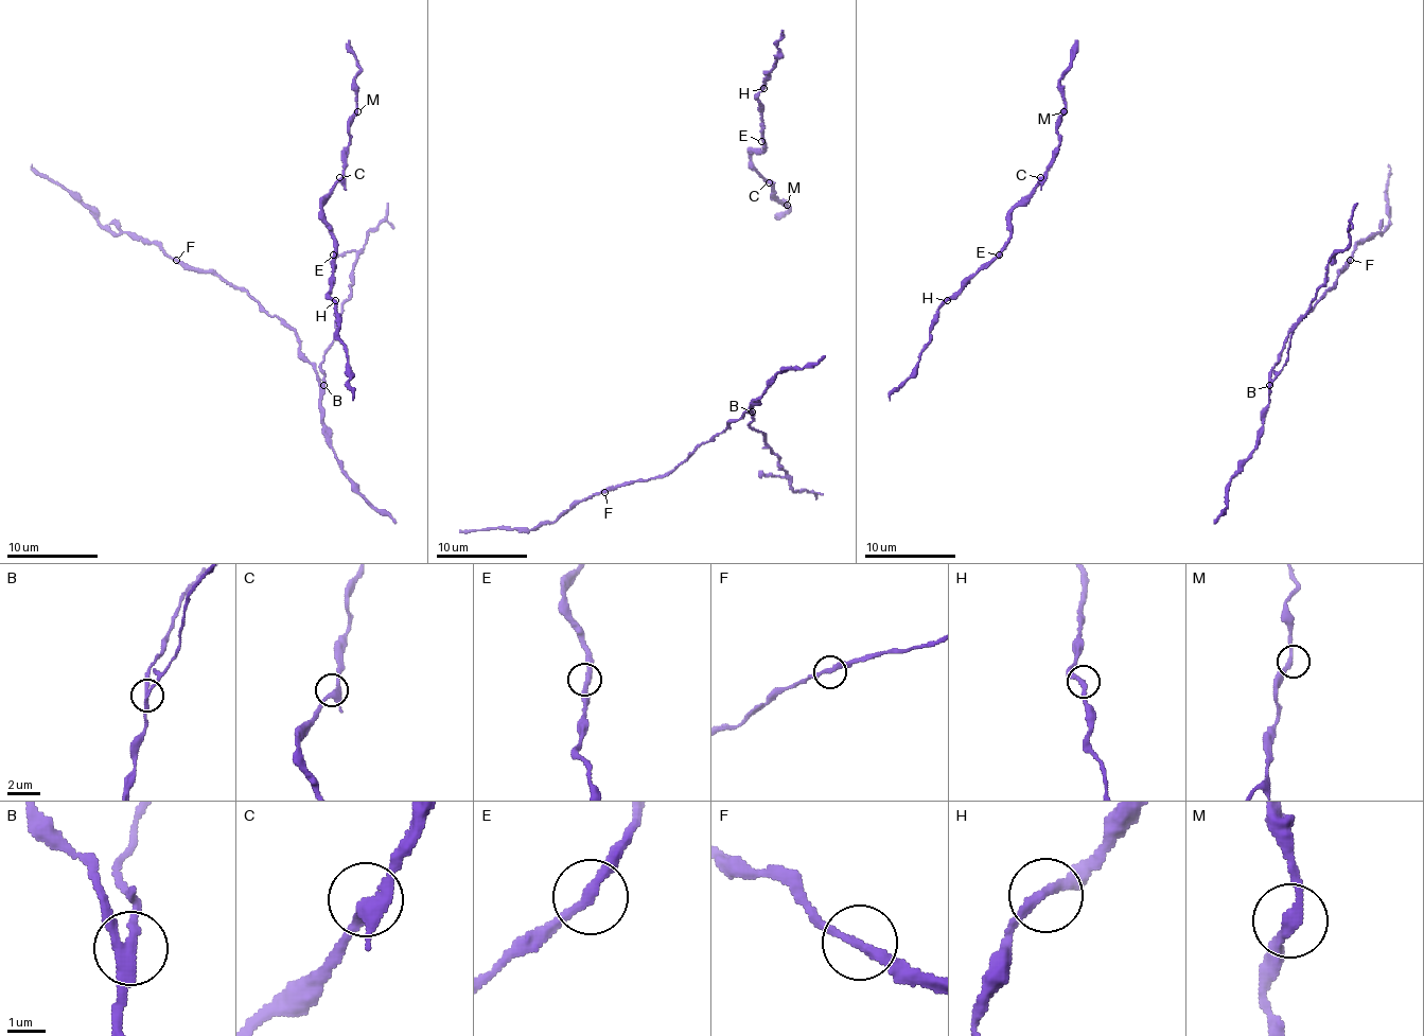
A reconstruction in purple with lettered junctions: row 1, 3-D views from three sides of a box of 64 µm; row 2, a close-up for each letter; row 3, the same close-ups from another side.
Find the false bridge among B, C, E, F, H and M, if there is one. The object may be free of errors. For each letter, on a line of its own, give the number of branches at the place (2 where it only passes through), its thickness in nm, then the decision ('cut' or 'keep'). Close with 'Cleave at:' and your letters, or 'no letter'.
B: branches 3; calibre 240 nm; cut
C: branches 3; calibre 280 nm; keep
E: branches 2; calibre 260 nm; keep
F: branches 2; calibre 240 nm; keep
H: branches 2; calibre 260 nm; keep
M: branches 2; calibre 240 nm; keep
Cleave at: B

